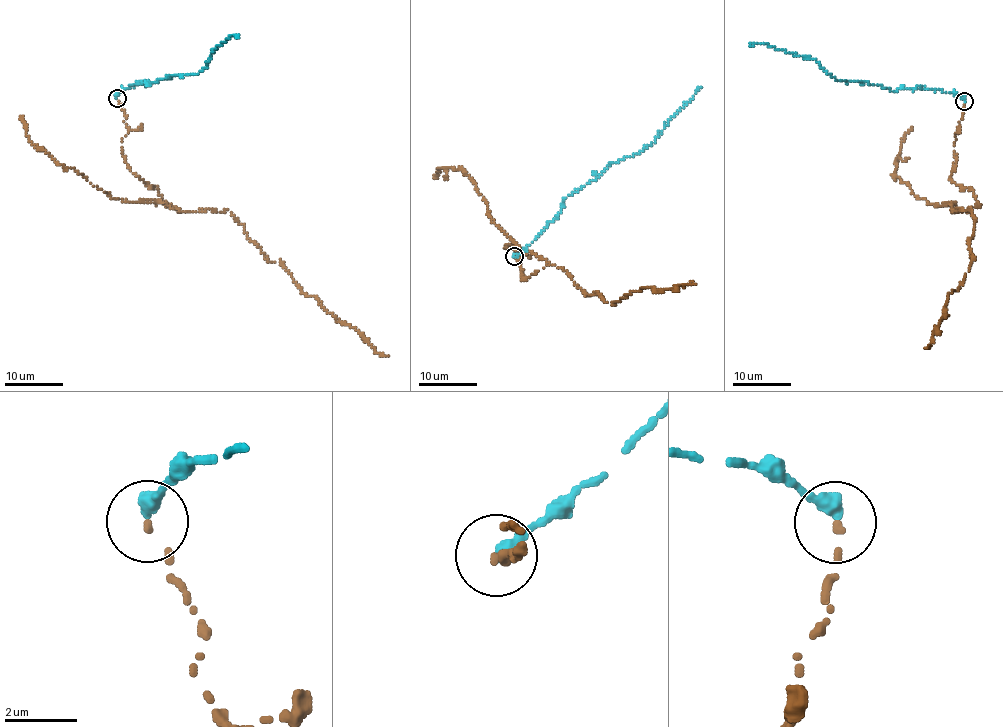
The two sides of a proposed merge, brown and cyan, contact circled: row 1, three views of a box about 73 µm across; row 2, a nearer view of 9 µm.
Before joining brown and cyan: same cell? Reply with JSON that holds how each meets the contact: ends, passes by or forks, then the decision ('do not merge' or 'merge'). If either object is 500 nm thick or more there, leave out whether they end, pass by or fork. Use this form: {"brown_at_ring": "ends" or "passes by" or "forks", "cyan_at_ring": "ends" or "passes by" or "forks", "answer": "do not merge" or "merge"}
{"brown_at_ring": "ends", "cyan_at_ring": "ends", "answer": "do not merge"}

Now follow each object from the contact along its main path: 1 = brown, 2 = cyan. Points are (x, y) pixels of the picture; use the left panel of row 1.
1: (116, 97), (128, 127), (121, 155), (133, 174), (179, 211), (228, 210), (301, 292), (387, 356)
2: (116, 97), (124, 88), (140, 82), (148, 86), (170, 76), (197, 73), (218, 45), (232, 35), (238, 37)

